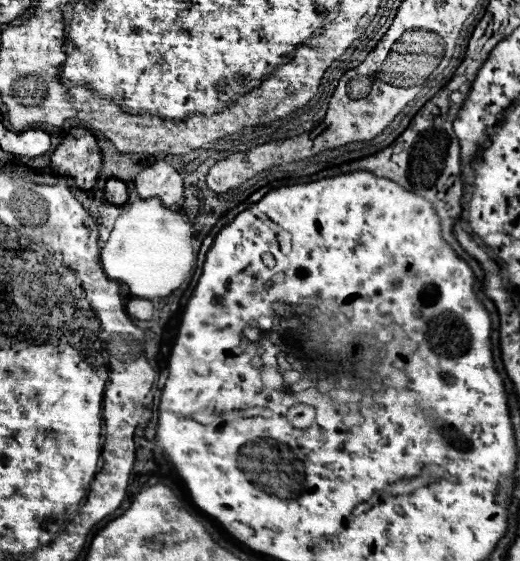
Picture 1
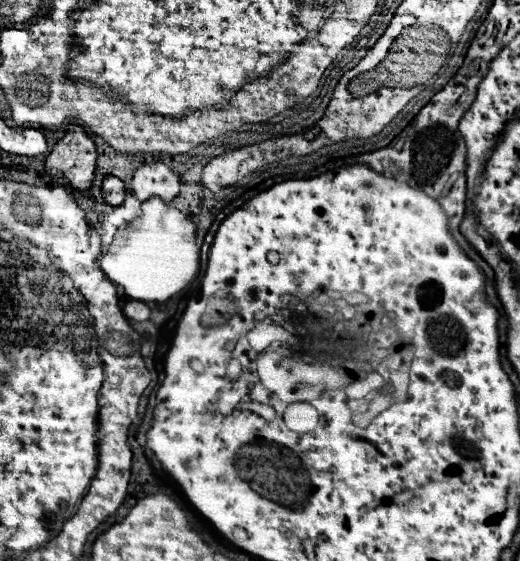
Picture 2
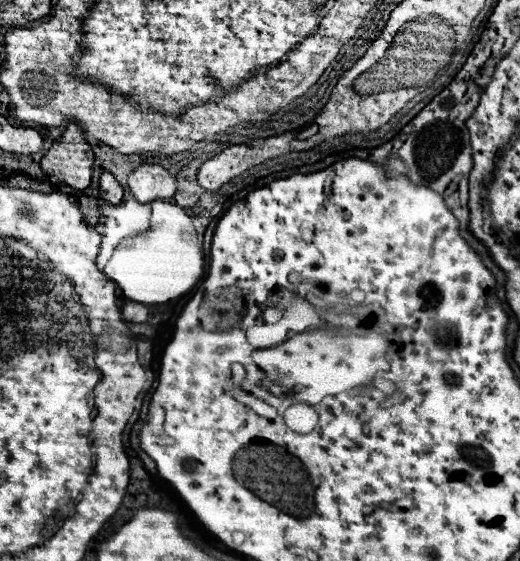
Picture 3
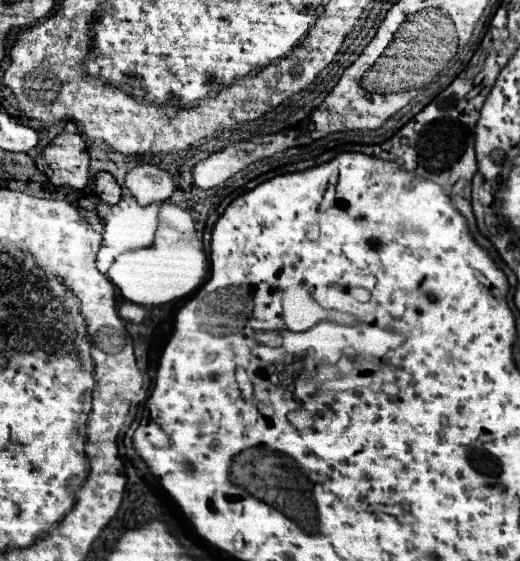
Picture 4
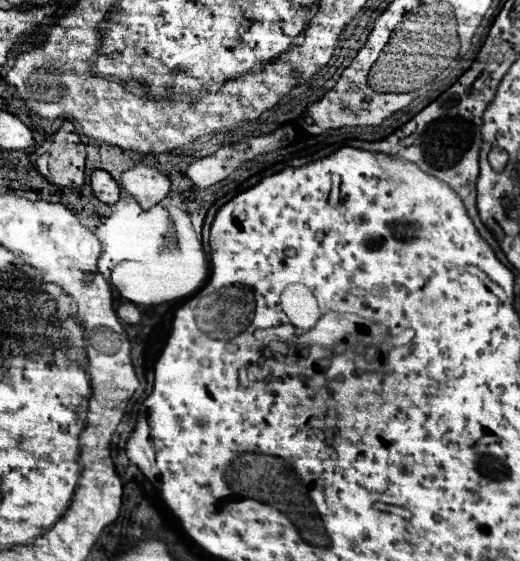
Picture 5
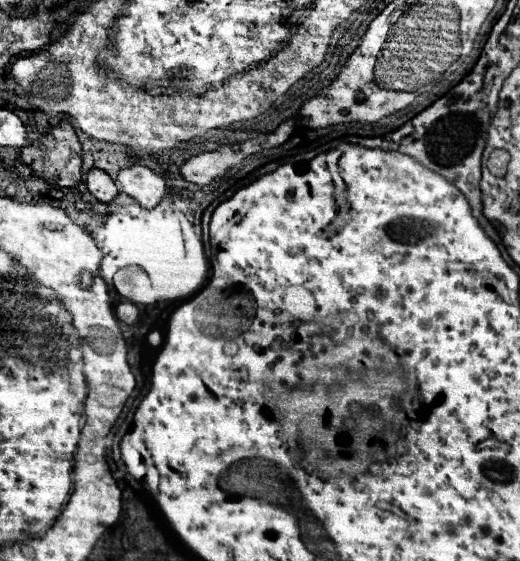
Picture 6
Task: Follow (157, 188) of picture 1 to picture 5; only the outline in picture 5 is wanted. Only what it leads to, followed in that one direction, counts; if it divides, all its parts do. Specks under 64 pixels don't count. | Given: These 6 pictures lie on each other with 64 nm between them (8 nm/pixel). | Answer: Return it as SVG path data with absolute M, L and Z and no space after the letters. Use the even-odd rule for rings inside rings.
M134 166L122 174L122 188L132 194L142 208L152 208L170 192L168 176L150 166Z

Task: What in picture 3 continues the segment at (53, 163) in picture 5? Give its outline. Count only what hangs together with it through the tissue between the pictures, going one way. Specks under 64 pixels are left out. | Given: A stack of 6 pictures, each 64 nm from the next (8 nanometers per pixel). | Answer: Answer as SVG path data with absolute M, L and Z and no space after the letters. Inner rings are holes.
M70 124L40 164L52 182L66 182L76 190L84 190L92 178L94 152L86 142L82 128Z

